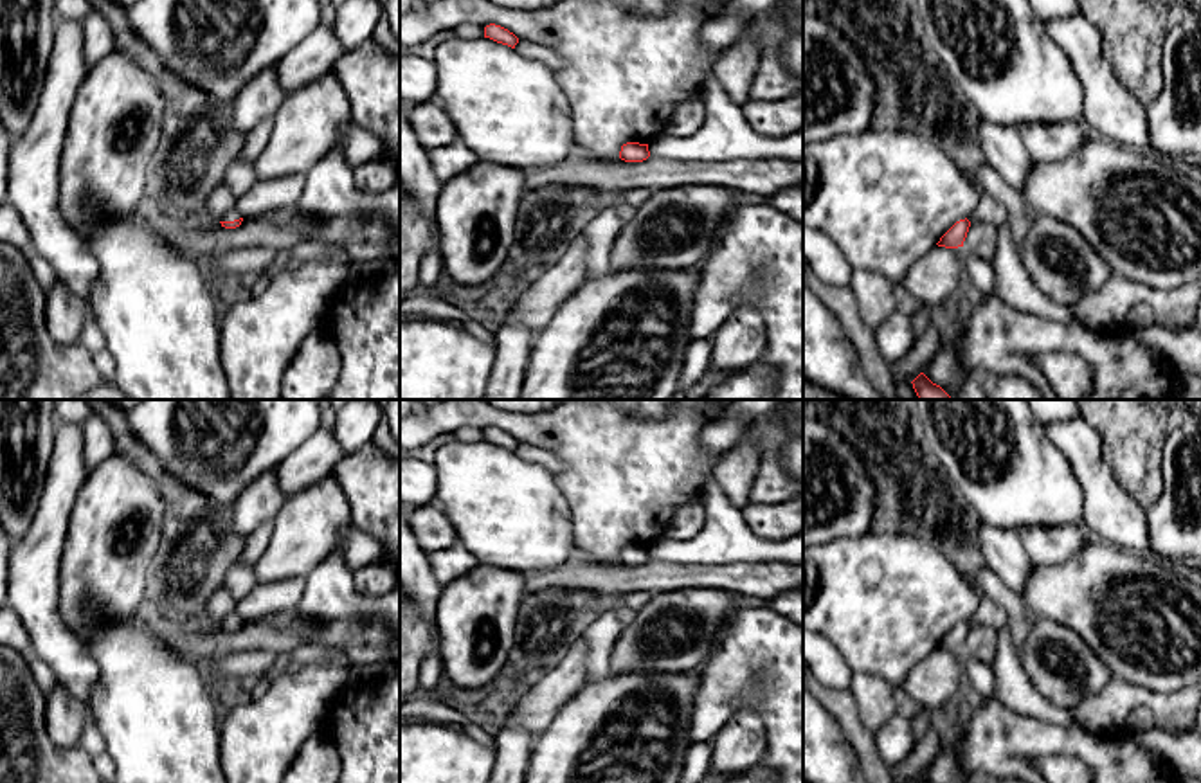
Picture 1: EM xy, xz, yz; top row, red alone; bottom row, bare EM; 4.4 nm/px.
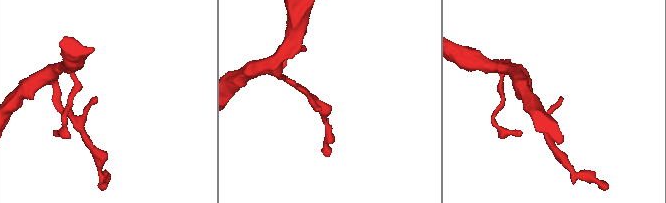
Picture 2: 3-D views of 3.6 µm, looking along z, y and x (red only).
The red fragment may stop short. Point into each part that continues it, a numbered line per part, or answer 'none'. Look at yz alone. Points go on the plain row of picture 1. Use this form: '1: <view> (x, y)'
none

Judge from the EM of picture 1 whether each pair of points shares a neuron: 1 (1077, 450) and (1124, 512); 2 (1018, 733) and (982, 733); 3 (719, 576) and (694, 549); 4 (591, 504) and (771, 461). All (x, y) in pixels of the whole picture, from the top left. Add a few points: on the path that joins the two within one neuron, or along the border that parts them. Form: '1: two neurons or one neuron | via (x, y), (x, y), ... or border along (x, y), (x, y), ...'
1: one neuron | via (1088, 465), (1099, 486), (1110, 497)
2: one neuron | via (1009, 737), (991, 735)
3: two neurons | border along (749, 562), (686, 566)
4: one neuron | via (638, 479), (674, 458), (699, 432), (735, 432)

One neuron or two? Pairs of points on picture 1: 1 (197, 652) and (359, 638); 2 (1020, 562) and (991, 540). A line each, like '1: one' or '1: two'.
1: one
2: one

